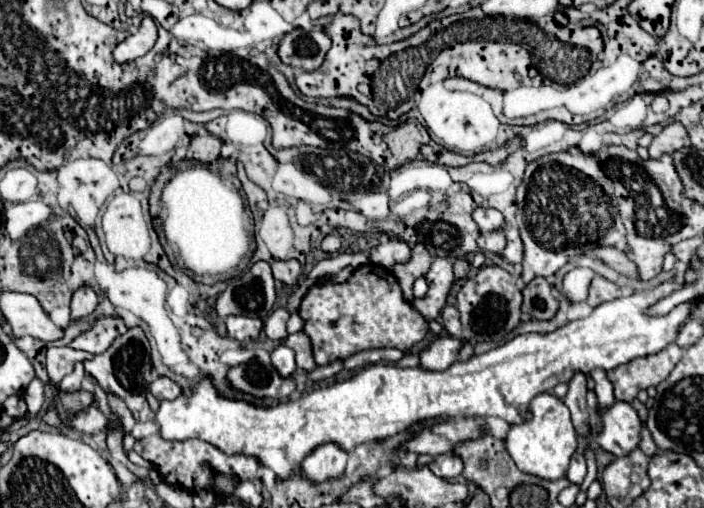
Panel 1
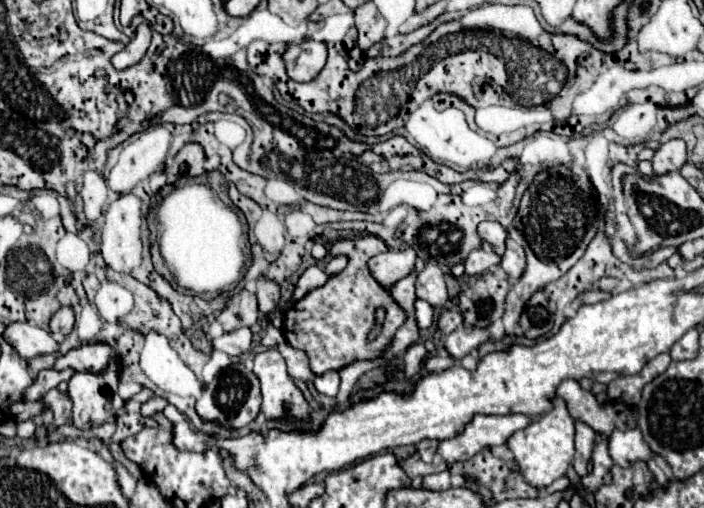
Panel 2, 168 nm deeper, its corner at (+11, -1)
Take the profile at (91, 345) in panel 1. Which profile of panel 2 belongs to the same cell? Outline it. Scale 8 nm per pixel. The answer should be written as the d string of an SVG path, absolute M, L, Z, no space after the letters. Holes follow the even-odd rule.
M94 342L94 344L82 344L78 348L72 348L64 356L60 356L54 364L56 370L74 368L76 372L100 372L108 366L112 348L106 342Z

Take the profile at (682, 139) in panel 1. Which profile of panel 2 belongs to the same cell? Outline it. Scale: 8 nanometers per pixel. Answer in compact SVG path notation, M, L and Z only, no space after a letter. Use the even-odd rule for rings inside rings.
M668 140L656 150L656 154L652 158L654 174L666 174L670 170L678 170L684 162L686 162L684 140Z

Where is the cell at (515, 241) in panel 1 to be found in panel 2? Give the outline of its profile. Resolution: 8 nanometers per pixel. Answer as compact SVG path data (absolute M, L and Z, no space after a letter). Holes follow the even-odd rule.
M512 238L506 240L506 252L502 256L500 266L504 268L504 272L512 278L520 278L520 274L524 272L526 266L526 256L524 256L524 248L520 244L516 244Z

